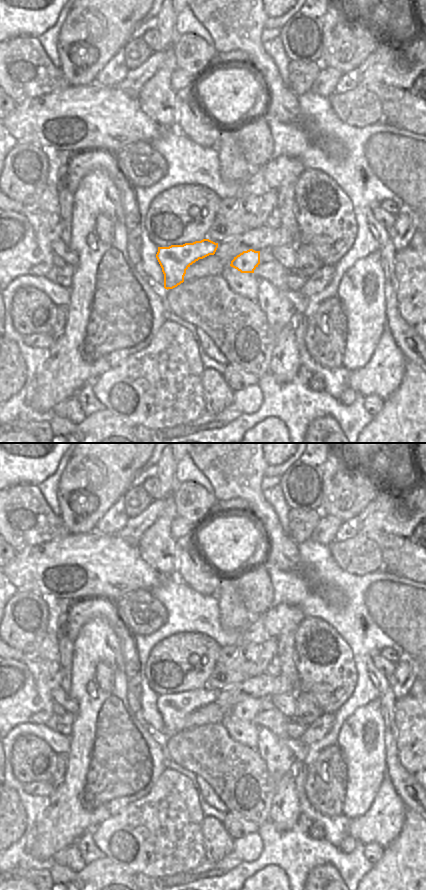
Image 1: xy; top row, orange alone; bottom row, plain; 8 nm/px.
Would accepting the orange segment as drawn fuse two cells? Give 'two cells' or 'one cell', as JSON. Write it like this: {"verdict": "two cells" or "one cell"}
{"verdict": "one cell"}

